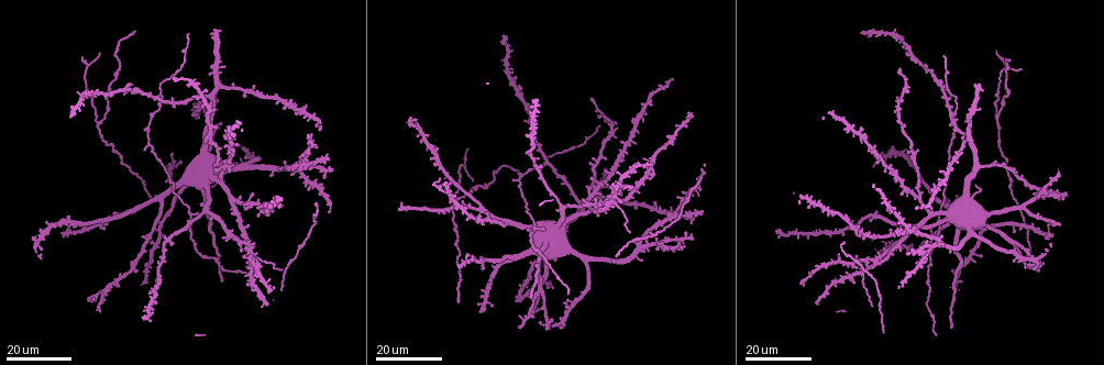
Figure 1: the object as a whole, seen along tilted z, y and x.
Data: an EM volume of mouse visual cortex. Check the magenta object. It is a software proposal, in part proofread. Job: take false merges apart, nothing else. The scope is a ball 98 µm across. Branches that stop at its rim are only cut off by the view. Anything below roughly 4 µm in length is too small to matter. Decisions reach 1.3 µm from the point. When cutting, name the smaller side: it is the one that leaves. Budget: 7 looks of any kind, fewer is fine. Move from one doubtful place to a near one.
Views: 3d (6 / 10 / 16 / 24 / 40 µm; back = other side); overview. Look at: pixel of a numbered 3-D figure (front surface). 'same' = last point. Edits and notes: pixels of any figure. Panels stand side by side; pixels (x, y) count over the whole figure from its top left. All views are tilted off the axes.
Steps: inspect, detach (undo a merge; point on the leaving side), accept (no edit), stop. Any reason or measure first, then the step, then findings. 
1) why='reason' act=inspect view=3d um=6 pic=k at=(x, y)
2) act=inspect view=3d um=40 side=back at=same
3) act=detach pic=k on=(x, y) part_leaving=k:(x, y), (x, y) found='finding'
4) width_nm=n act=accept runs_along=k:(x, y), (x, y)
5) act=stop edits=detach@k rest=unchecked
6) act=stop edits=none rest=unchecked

why='three-way junction' act=inspect view=3d um=24 pic=1 at=(96, 124)

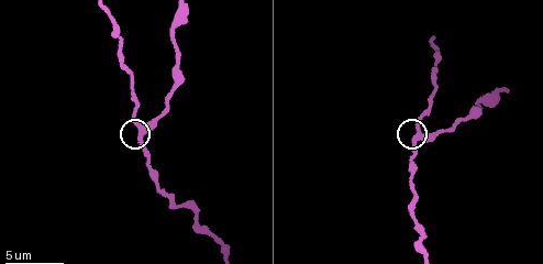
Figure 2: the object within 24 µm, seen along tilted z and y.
act=inspect view=3d um=6 pic=2 at=(421, 135)

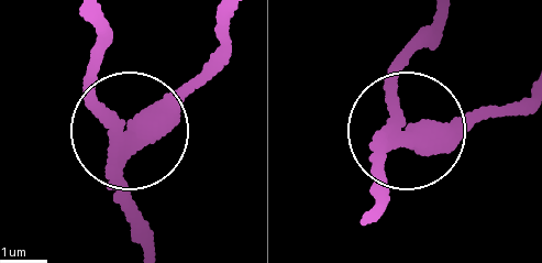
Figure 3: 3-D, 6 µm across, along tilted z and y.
why='from behind' act=inspect view=3d um=6 side=back pic=3 at=(122, 125)

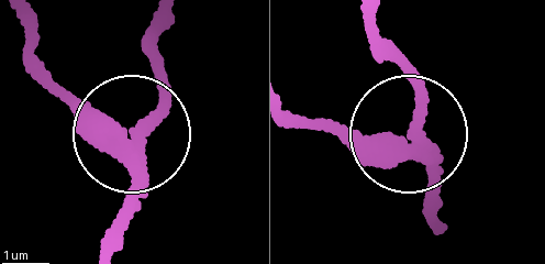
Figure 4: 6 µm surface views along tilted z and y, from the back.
width_nm=350 act=detach pic=4 on=(84, 119) part_leaving=4:(126, 152), (115, 127), (45, 69), (37, 21) found='two cells meet here'

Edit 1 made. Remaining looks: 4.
act=inspect view=3d um=24 pic=1 at=(184, 48)

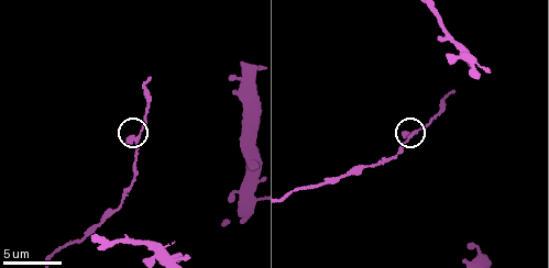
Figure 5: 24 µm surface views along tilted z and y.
act=inspect view=3d um=6 pic=5 at=(419, 131)

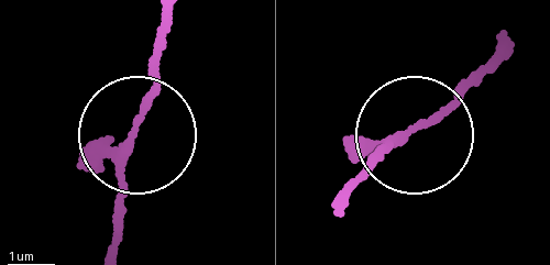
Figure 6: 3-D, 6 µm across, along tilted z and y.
width_nm=140 act=accept runs_along=6:(112, 253), (125, 153), (162, 39) found='continuous, no second cell'

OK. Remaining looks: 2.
act=stop edits=detach@4 rest=unchecked

